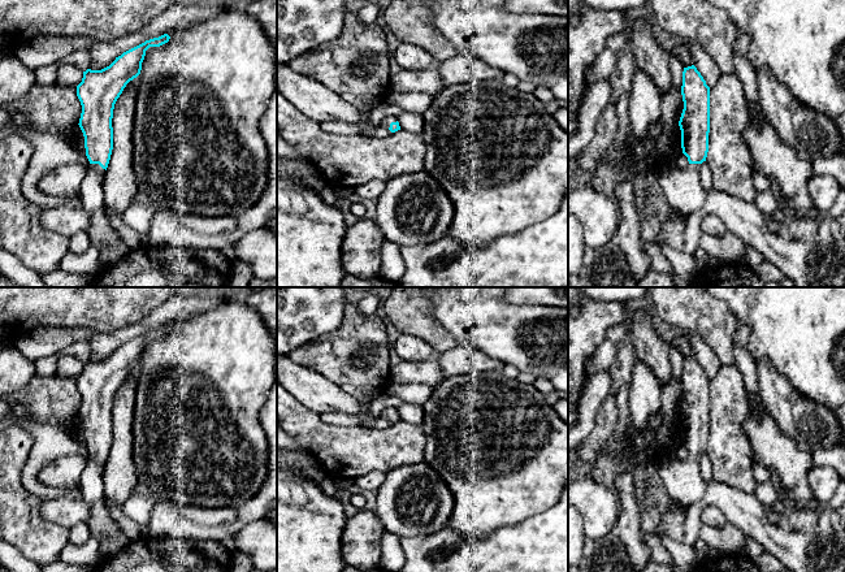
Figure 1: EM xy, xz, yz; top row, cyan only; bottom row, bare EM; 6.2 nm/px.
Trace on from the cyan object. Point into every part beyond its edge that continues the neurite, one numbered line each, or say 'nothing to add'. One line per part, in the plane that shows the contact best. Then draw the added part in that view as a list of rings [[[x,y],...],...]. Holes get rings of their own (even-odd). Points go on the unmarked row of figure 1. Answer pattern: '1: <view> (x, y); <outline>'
1: xy (92, 479); [[[90,455],[81,477],[83,500],[92,507],[95,502],[104,499],[105,460],[99,455]]]

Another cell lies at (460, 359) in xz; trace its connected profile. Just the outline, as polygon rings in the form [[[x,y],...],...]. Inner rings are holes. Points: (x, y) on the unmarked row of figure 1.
[[[456,344],[445,352],[436,354],[434,359],[438,361],[443,377],[481,370],[502,370],[504,367],[504,363],[489,358],[473,344]]]

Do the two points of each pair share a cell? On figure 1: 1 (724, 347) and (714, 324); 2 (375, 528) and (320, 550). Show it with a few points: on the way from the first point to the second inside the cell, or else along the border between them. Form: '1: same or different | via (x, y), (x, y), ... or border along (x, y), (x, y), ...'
1: same | via (722, 342), (716, 329)
2: different | border along (347, 519), (342, 536), (342, 558)

